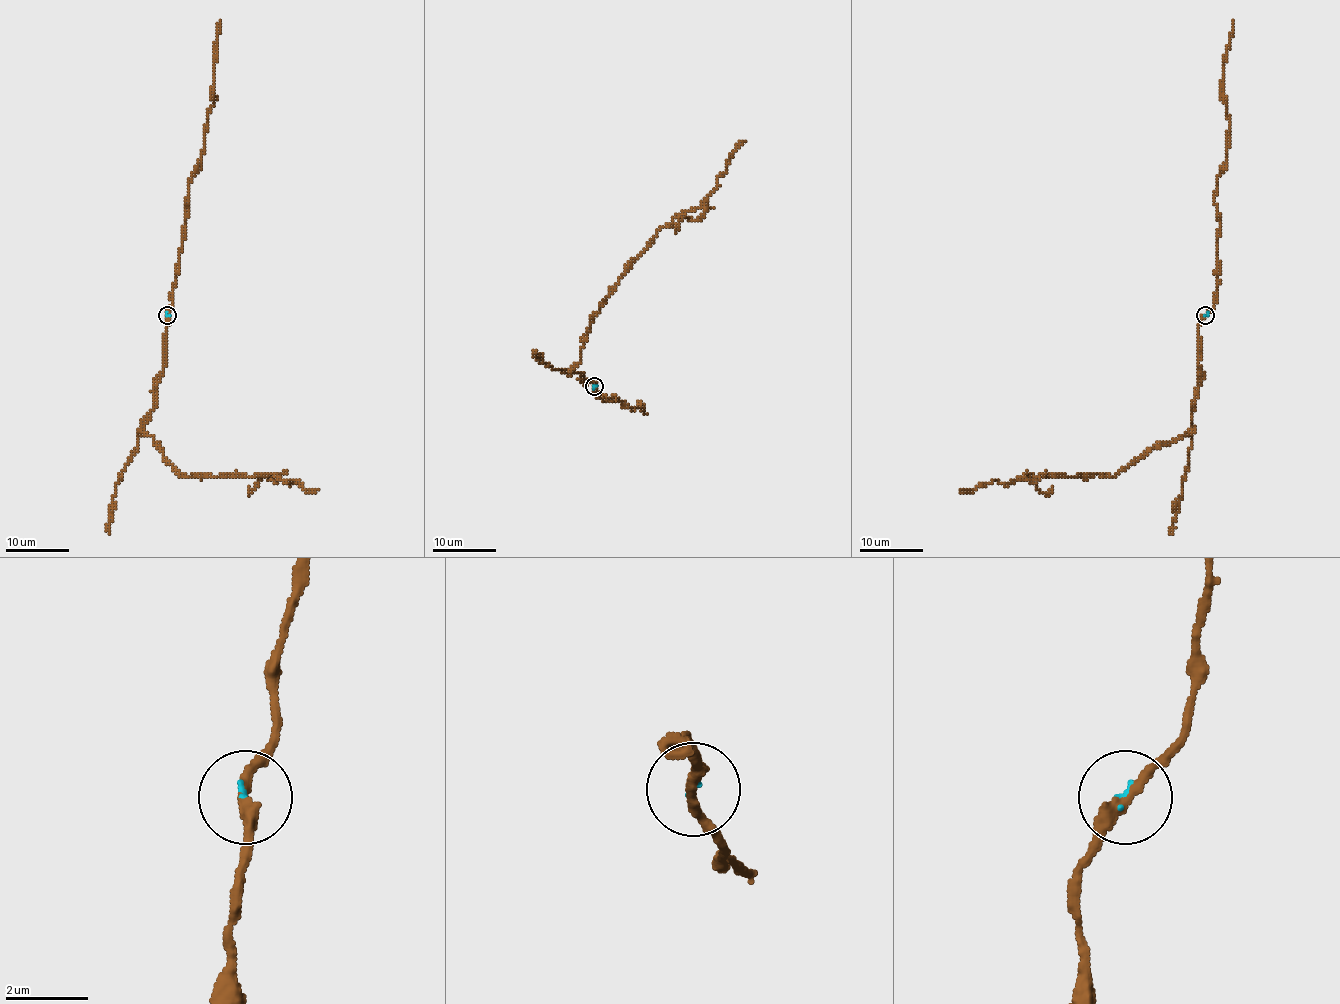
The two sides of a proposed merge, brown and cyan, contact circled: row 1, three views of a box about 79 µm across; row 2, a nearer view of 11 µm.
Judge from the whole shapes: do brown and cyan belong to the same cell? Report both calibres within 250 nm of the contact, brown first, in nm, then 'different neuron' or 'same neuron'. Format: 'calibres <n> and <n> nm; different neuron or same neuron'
calibres 280 and 60 nm; different neuron

